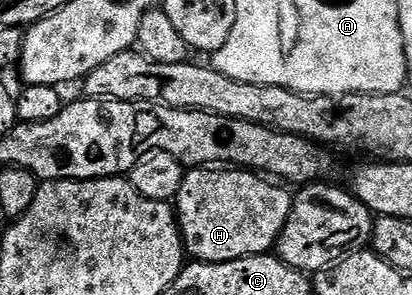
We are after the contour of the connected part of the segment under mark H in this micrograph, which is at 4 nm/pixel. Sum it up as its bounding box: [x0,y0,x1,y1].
[173,166,292,264]

